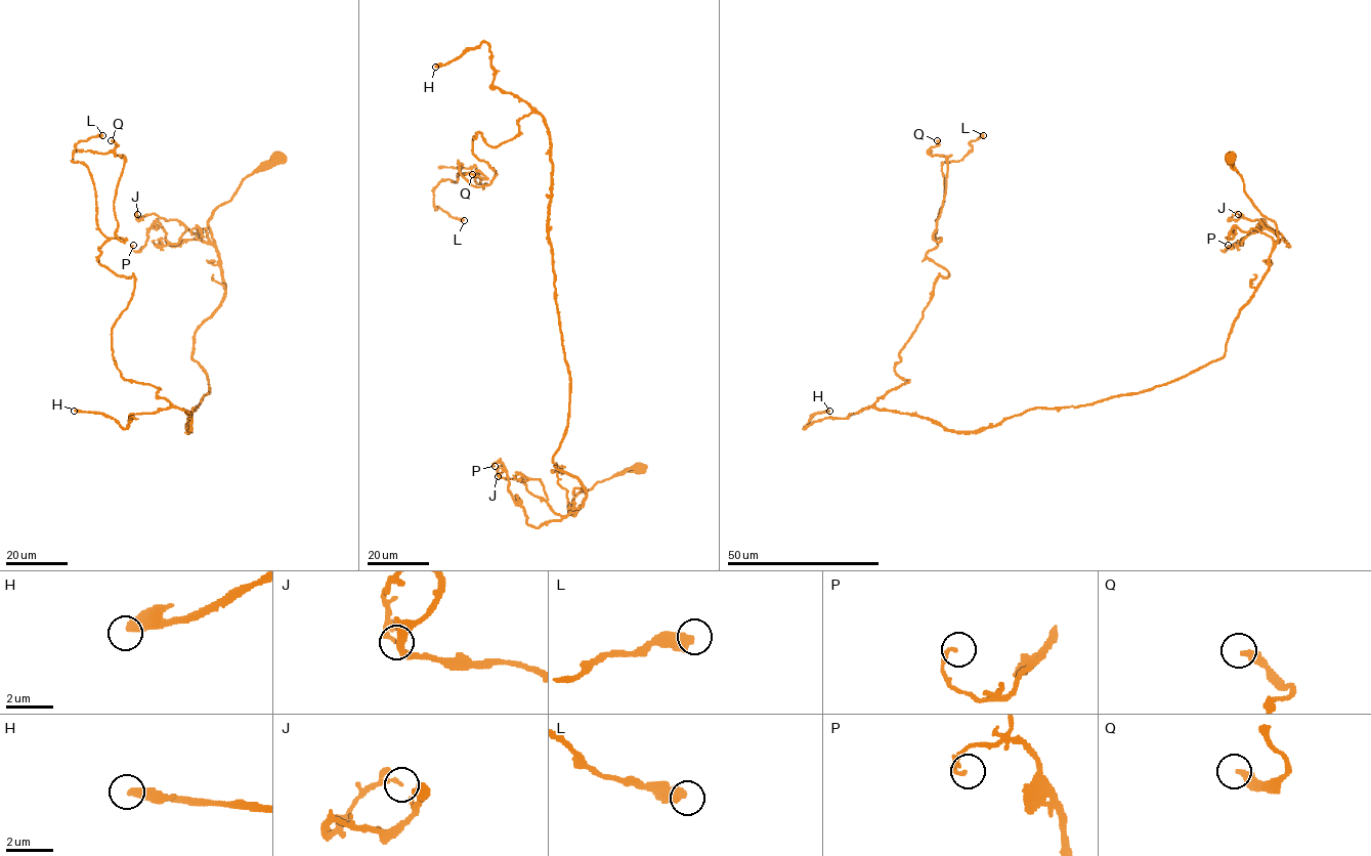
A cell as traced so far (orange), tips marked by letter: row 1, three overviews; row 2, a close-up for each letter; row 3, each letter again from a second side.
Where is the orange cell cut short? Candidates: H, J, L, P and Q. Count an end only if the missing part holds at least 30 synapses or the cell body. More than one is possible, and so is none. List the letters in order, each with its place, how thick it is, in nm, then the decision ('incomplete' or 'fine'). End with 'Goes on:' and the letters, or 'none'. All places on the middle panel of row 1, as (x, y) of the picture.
H: (435, 67) | 360 nm | incomplete
J: (498, 476) | 110 nm | fine
L: (464, 220) | 480 nm | fine
P: (495, 466) | 130 nm | fine
Q: (472, 174) | 320 nm | fine
Goes on: H

